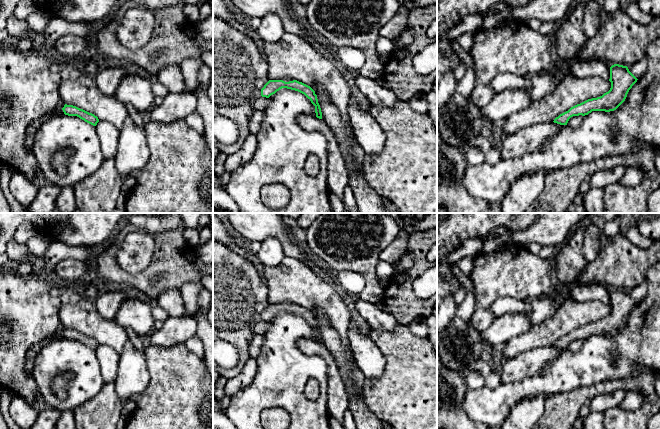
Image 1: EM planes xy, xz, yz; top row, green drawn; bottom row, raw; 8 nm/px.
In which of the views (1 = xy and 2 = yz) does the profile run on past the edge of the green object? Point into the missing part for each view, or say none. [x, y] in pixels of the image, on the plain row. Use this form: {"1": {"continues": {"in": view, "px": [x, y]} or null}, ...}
{"1": {"continues": null}, "2": {"continues": null}}

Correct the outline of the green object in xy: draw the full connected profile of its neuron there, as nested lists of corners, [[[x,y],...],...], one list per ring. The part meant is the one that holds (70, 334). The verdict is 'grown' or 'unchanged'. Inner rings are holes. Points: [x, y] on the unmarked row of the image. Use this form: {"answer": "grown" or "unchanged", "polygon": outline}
{"answer": "unchanged", "polygon": [[[65,328],[64,331],[62,332],[62,334],[63,334],[65,339],[77,340],[80,343],[84,344],[85,346],[87,346],[93,350],[96,350],[97,347],[99,346],[98,341],[95,340],[94,338],[89,337],[89,336],[87,336],[83,333],[80,333],[76,330],[73,330],[73,329]]]}

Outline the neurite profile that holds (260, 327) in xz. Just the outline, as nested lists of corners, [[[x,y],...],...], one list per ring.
[[[260,320],[253,325],[252,330],[255,334],[264,335],[268,330],[268,328],[269,328],[269,323]]]

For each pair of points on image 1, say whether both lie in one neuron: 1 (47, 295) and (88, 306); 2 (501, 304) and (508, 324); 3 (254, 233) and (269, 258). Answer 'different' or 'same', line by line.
1: different
2: different
3: different

